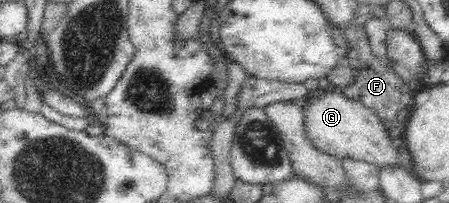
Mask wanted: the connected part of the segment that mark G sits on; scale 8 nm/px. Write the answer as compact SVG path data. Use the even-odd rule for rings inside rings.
M329 88L326 91L317 90L299 103L304 114L304 135L321 152L337 159L360 159L377 168L402 164L398 150L392 148L386 126L361 101L350 99L335 88Z

